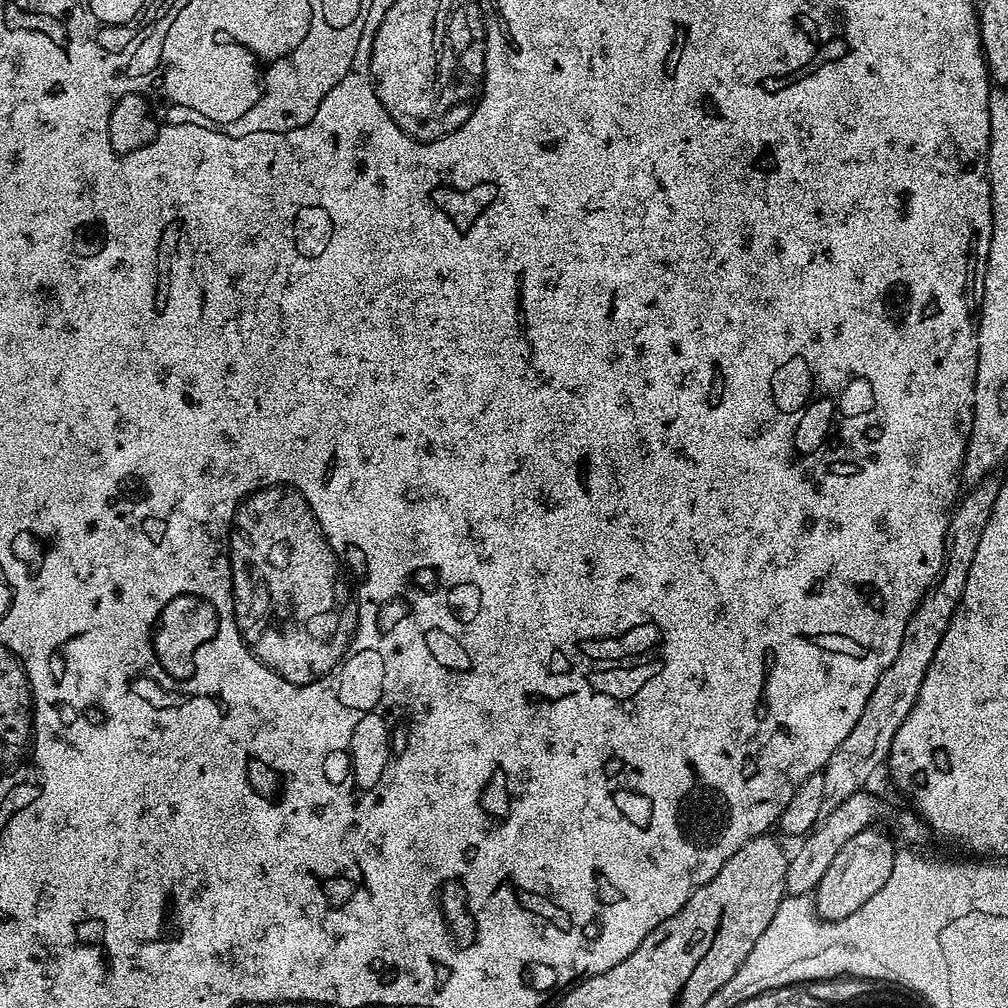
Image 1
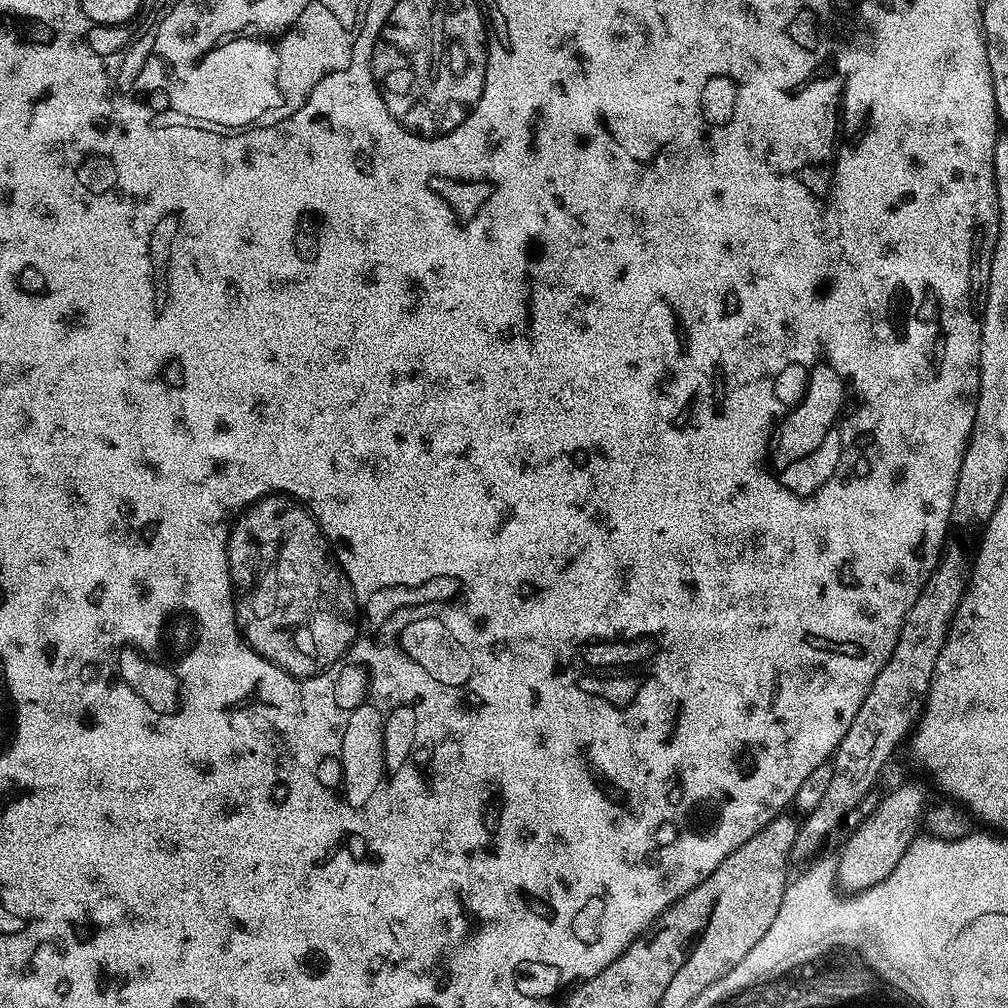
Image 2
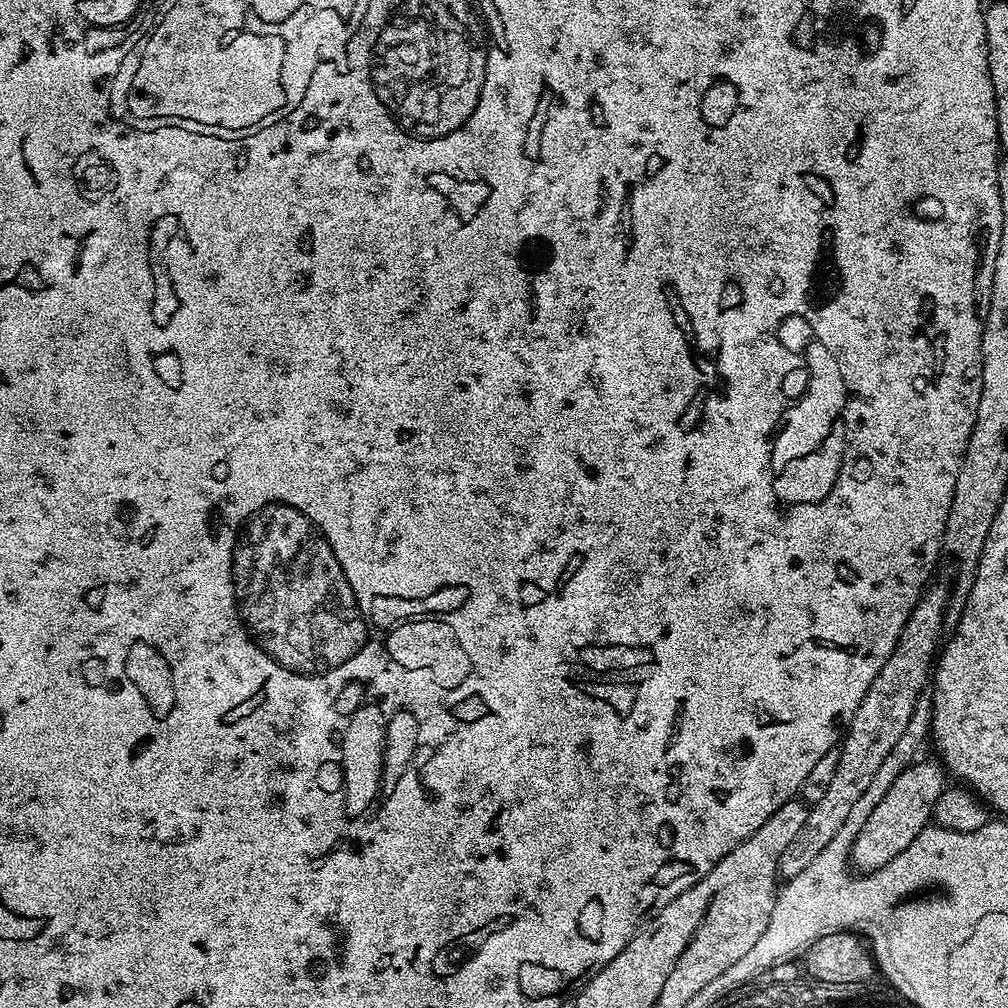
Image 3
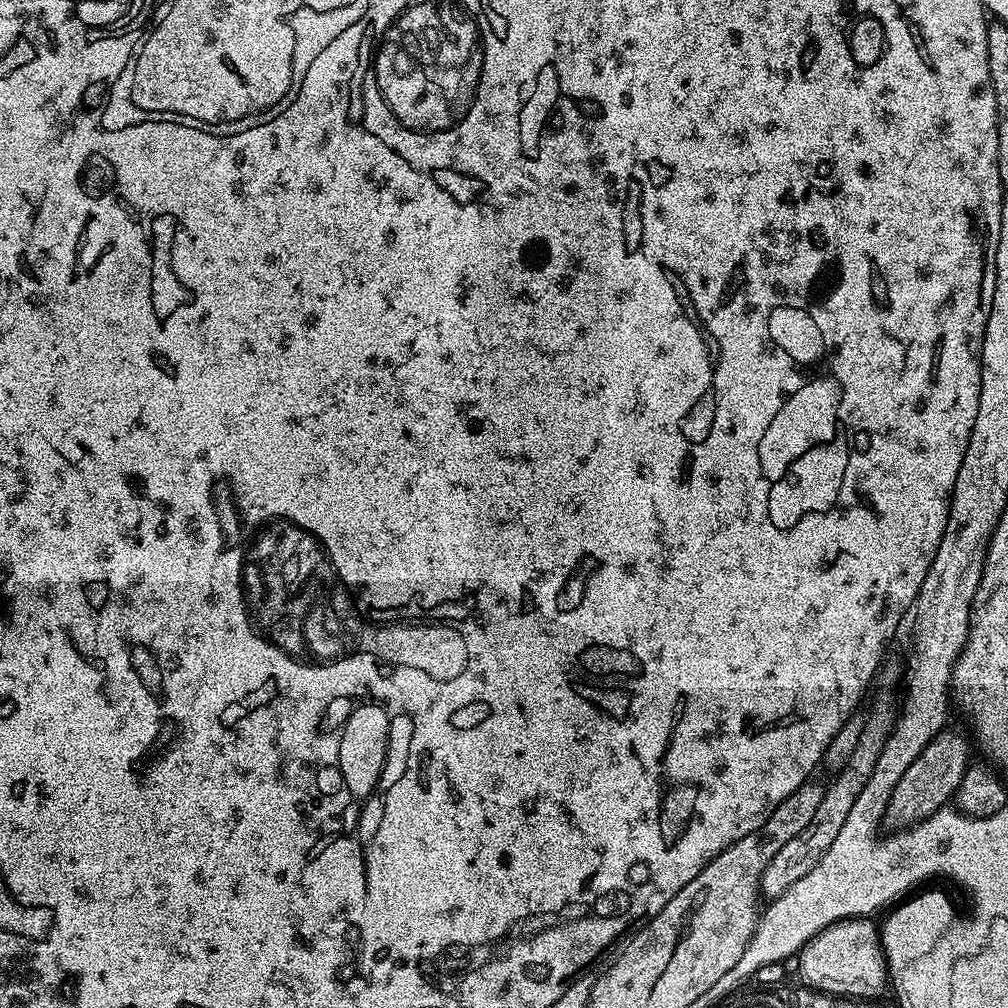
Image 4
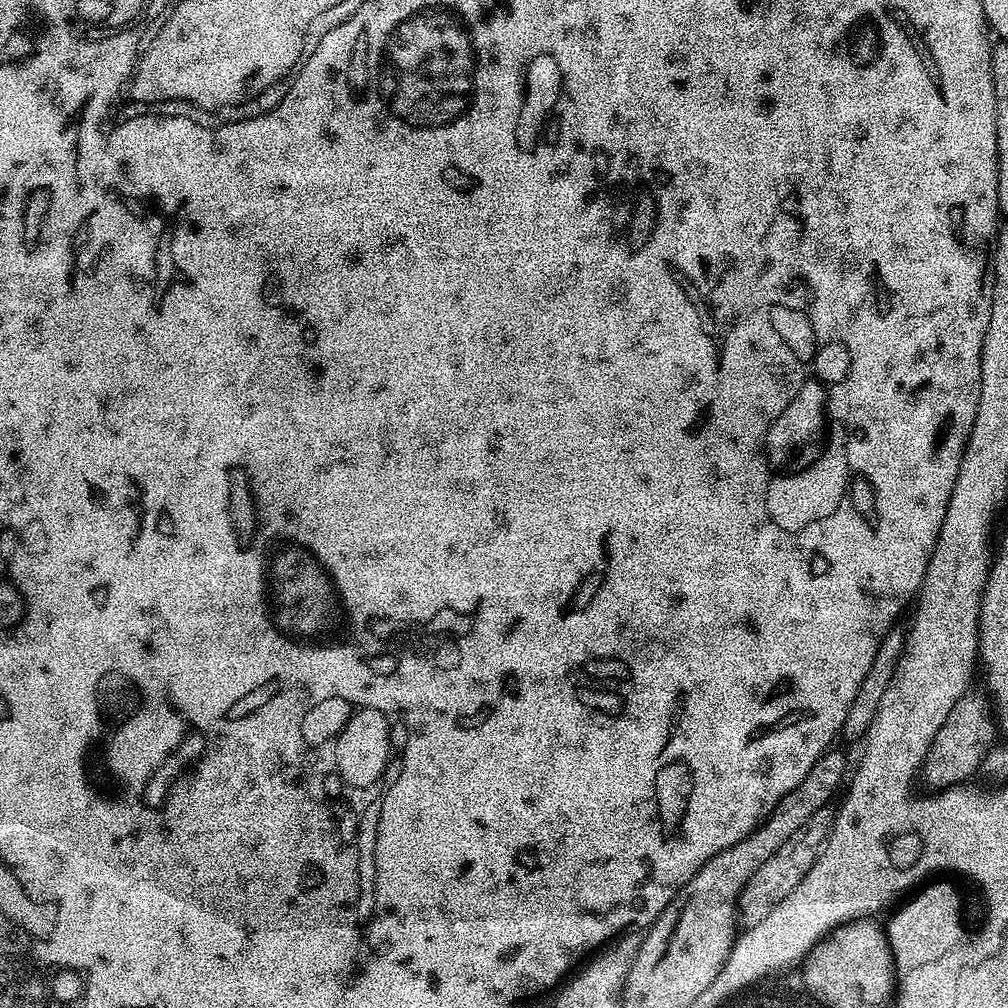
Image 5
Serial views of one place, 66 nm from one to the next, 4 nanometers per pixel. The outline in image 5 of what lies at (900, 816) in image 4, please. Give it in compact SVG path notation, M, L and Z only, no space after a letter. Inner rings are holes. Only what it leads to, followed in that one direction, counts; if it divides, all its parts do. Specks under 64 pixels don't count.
M969 690L954 702L954 710L946 714L946 722L934 734L934 742L930 744L930 750L924 759L922 769L922 780L929 784L929 789L943 790L945 788L954 788L963 785L972 775L976 776L980 771L980 763L986 758L987 752L998 744L998 725L994 715L994 705L983 691L975 692Z

